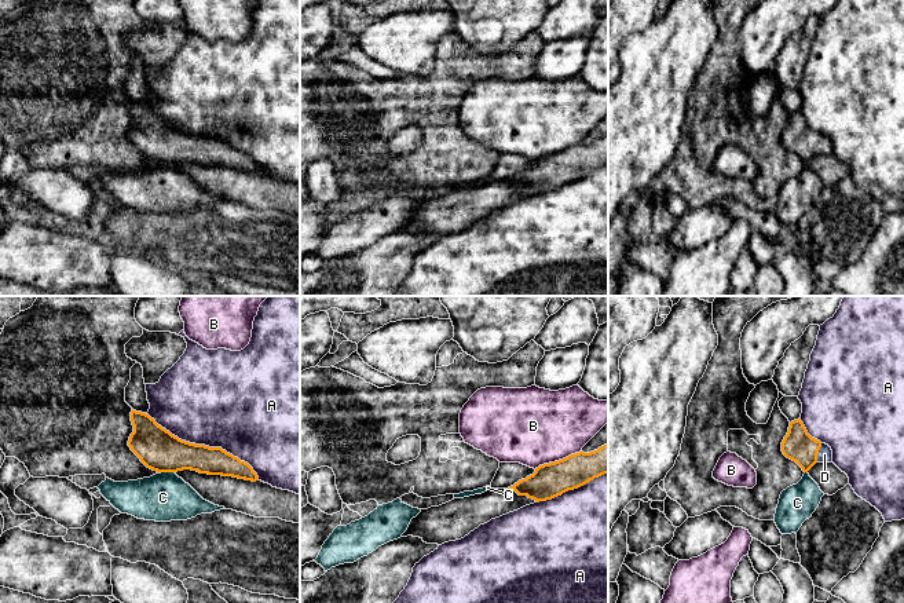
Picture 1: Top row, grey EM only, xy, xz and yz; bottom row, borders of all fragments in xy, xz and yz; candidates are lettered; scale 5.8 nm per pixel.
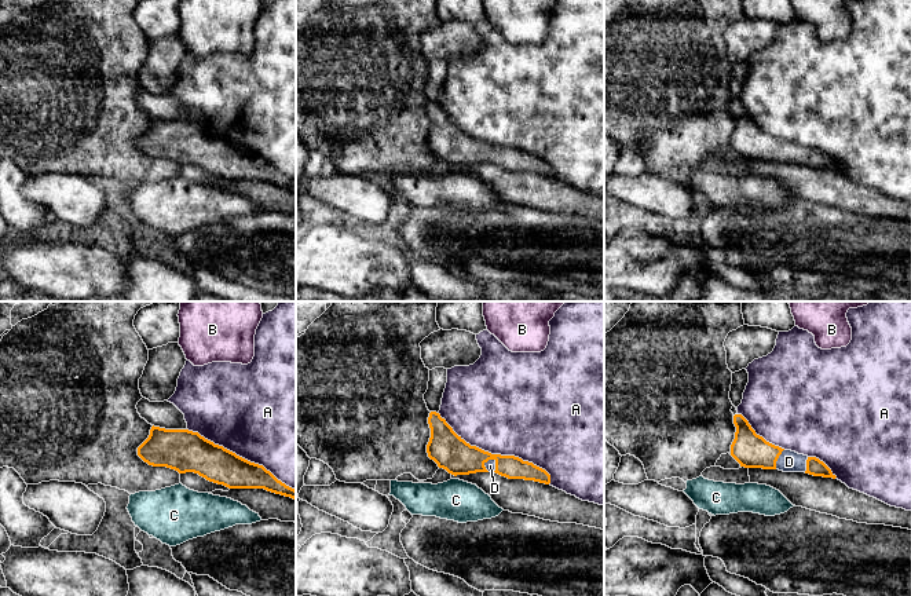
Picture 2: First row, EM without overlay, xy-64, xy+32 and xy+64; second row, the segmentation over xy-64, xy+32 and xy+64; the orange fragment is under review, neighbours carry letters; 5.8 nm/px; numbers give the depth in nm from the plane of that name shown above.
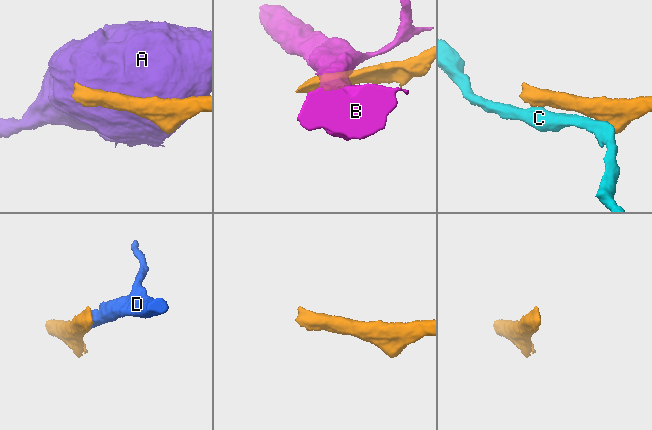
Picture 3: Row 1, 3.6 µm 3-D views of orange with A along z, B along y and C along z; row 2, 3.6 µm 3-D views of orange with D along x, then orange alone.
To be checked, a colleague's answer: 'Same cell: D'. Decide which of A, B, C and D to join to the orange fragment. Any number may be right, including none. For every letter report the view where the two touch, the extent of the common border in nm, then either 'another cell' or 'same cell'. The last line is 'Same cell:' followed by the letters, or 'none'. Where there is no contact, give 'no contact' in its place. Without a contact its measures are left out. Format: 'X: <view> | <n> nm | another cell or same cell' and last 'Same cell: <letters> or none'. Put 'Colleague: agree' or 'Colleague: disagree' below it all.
A: xy | 800 nm | another cell
B: xz | 300 nm | another cell
C: xy | 80 nm | another cell
D: yz | 120 nm | same cell
Same cell: D
Colleague: agree

